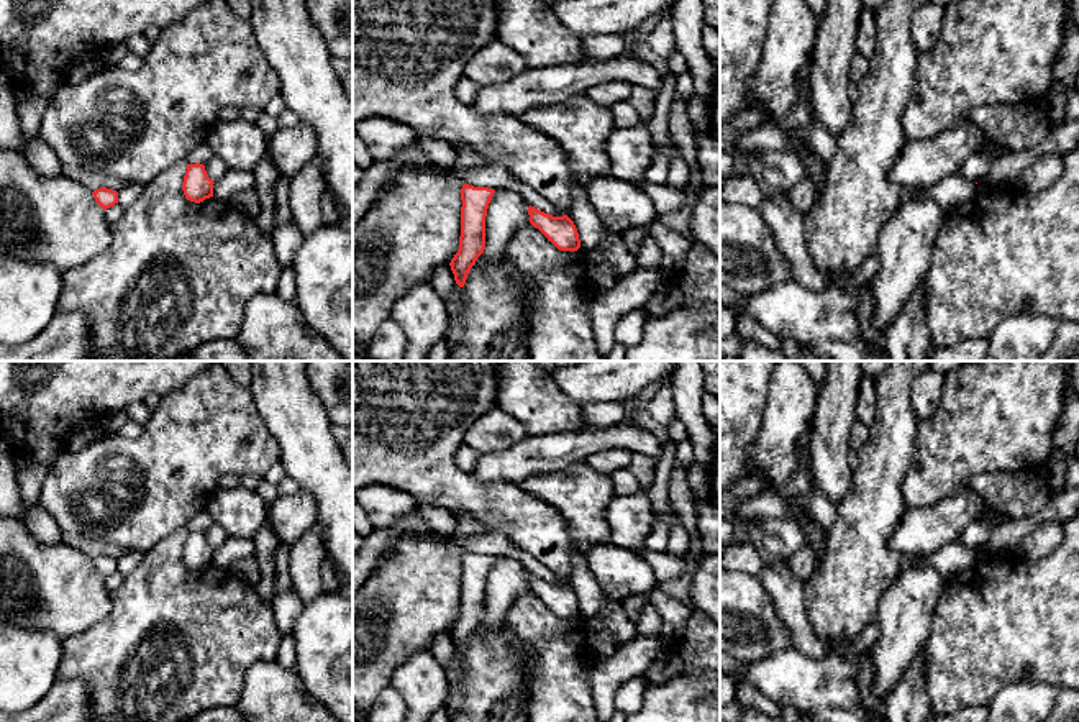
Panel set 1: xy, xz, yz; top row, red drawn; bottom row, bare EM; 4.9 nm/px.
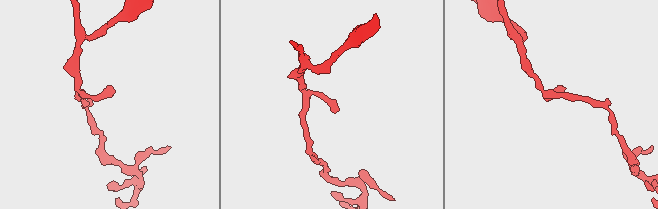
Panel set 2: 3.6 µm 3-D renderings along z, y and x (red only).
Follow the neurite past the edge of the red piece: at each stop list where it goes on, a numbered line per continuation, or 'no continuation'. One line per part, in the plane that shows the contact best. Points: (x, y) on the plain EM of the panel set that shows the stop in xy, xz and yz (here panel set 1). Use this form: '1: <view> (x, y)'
no continuation

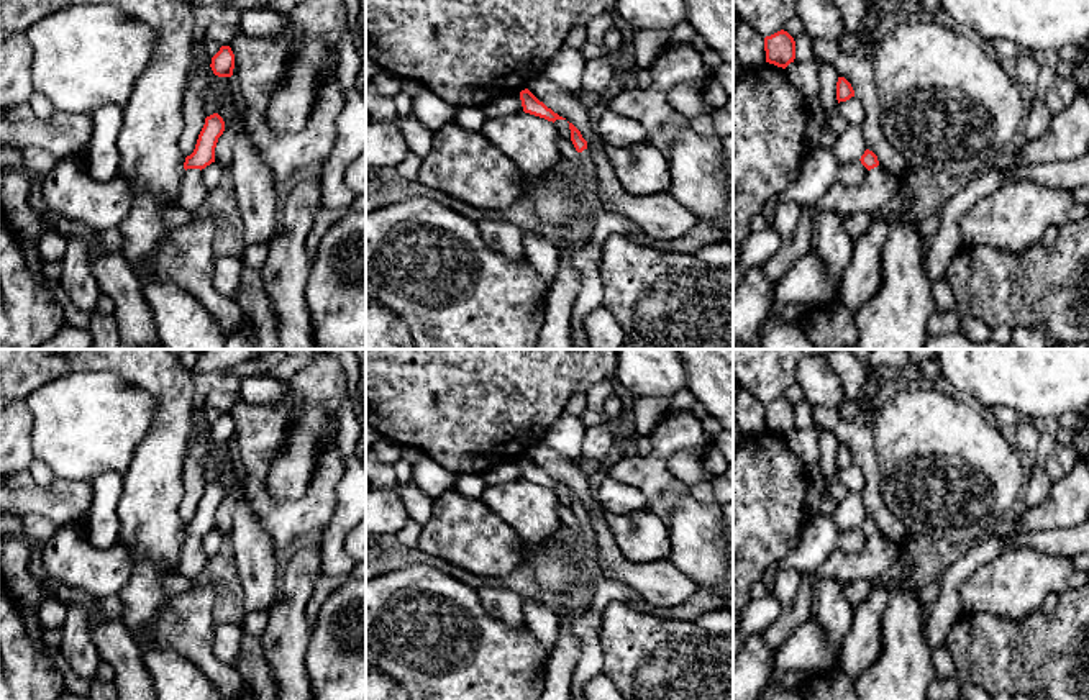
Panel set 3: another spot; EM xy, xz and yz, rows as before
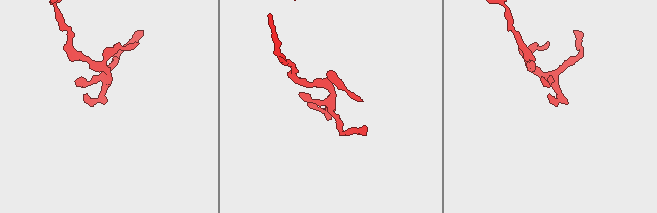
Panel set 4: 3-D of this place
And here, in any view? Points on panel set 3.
1: xz (586, 536)

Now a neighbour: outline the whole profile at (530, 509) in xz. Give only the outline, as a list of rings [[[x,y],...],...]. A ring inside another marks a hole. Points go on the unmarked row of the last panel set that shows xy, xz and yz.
[[[525,479],[507,485],[487,487],[481,500],[512,526],[523,543],[538,543],[561,526],[556,492]]]

